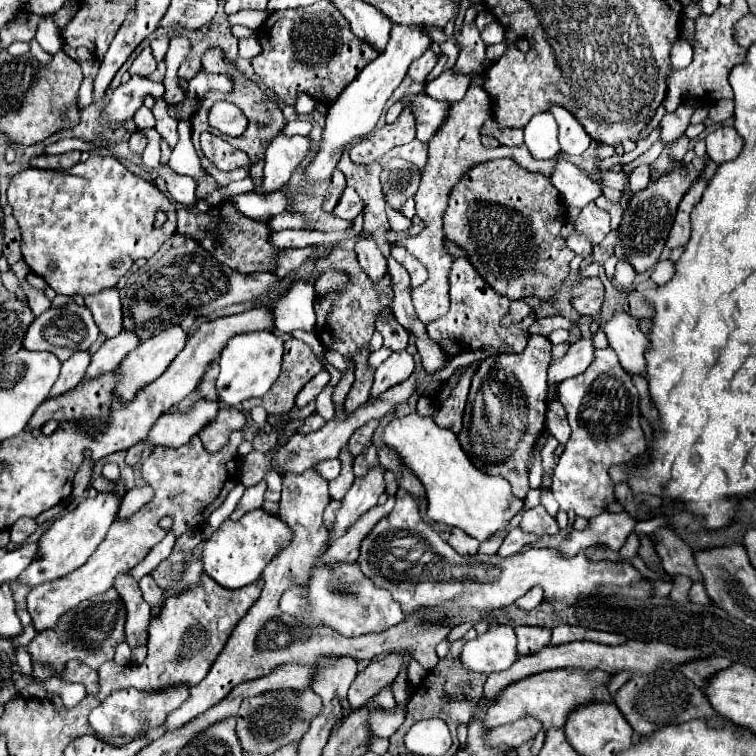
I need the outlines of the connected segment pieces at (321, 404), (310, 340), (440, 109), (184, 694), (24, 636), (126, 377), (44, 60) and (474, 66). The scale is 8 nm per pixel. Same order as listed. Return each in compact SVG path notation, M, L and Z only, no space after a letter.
M327 363L323 367L331 375L330 382L323 388L321 393L316 398L315 412L323 417L326 422L329 422L334 418L334 406L331 400L335 387L341 379L340 372L334 368L331 364Z
M295 330L292 332L292 335L308 344L315 354L324 353L326 351L326 348L321 343L317 334L313 332L309 333L302 330Z
M423 92L418 94L405 94L401 98L403 106L410 109L415 122L417 122L417 138L421 142L429 142L437 128L443 124L449 104L443 100L435 100Z
M169 686L157 692L141 692L137 688L117 690L109 698L105 698L95 710L91 710L89 726L95 730L95 736L99 740L113 736L131 736L131 738L143 736L145 732L163 726L165 718L189 698L189 690L191 690L189 686Z
M30 623L26 628L24 628L21 635L12 639L13 647L27 646L27 644L29 644L29 642L35 637L36 634L37 632L33 624Z
M179 324L169 326L169 328L165 328L163 332L159 332L157 336L151 336L151 338L143 340L143 342L129 354L129 358L125 358L125 360L121 362L121 370L119 370L119 374L117 374L119 380L117 380L115 392L117 392L123 400L133 398L133 394L135 394L139 388L147 386L149 382L153 382L153 378L157 378L157 376L161 376L161 374L165 372L165 368L171 364L171 360L185 348L185 342L187 342L187 340L189 340L189 334L187 334Z
M36 39L31 40L31 42L29 42L29 46L30 55L32 58L35 58L42 64L47 64L52 60L53 56L51 54L46 53L36 41Z
M461 26L461 32L455 32L457 42L463 46L461 54L455 62L455 70L457 72L481 72L485 70L483 62L485 62L485 44L479 36L479 30L475 26Z

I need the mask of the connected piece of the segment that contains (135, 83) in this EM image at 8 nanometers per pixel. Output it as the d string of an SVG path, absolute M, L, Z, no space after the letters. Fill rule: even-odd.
M131 76L127 84L121 84L113 94L109 104L101 110L101 118L105 122L125 122L135 116L135 112L143 106L145 96L163 98L165 86L161 82L151 82L145 76Z

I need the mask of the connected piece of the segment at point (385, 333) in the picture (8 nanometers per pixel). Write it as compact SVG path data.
M389 307L379 313L375 328L383 337L383 345L393 350L393 352L407 348L409 332L397 322Z

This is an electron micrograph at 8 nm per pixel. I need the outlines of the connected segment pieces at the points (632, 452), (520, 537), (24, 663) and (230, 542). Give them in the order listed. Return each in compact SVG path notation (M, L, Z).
M613 348L597 350L595 362L579 376L567 378L559 386L559 402L565 406L571 426L571 438L565 446L565 452L559 458L557 470L553 472L551 492L563 512L575 512L575 516L593 518L607 512L607 506L615 502L615 482L609 476L609 468L613 464L621 464L633 460L637 454L647 450L645 434L641 428L641 412L639 412L639 394L631 380L631 376L621 368L619 358Z
M515 528L515 530L511 530L511 532L507 534L507 538L503 540L503 544L501 544L501 548L499 548L497 556L509 558L509 556L513 556L513 554L517 554L517 552L525 550L525 546L533 546L535 542L537 542L537 538L535 538L535 536L523 534L519 528Z
M17 648L15 650L15 660L17 660L17 666L21 670L33 670L33 662L31 662L31 656L25 648Z
M253 510L251 514L245 514L239 522L225 520L219 530L213 532L213 536L205 542L203 548L203 564L205 574L209 574L215 582L219 582L225 588L243 588L245 584L255 582L263 568L269 564L269 560L279 552L279 548L289 540L291 532L289 528L273 514L265 510Z

